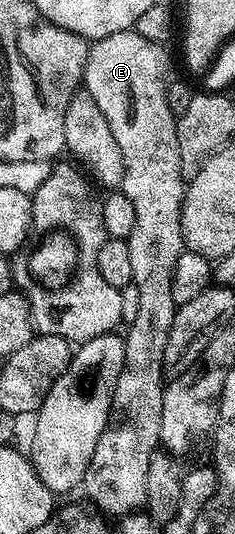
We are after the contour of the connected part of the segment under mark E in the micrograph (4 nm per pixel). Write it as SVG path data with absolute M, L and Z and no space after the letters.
M133 28L107 34L107 38L90 43L83 81L84 91L95 98L95 106L103 110L103 118L107 118L111 134L115 134L115 142L119 142L119 154L123 154L125 167L120 191L125 192L127 198L131 198L131 206L135 206L135 230L131 230L128 242L133 279L131 288L137 291L137 309L133 312L129 332L124 333L123 374L119 374L119 382L115 382L115 394L109 407L109 424L99 438L99 446L95 446L95 454L91 454L91 466L87 466L83 481L83 492L89 495L90 502L98 508L94 509L106 517L129 518L145 508L147 472L155 461L153 451L158 451L161 442L163 394L167 383L163 353L167 351L167 334L171 334L171 322L179 307L175 298L171 298L171 274L175 274L175 262L179 262L182 252L186 251L181 233L181 207L185 201L187 181L181 175L177 121L167 106L167 81L170 76L169 56L165 51L166 45L147 42L147 38L143 38L143 34Z

